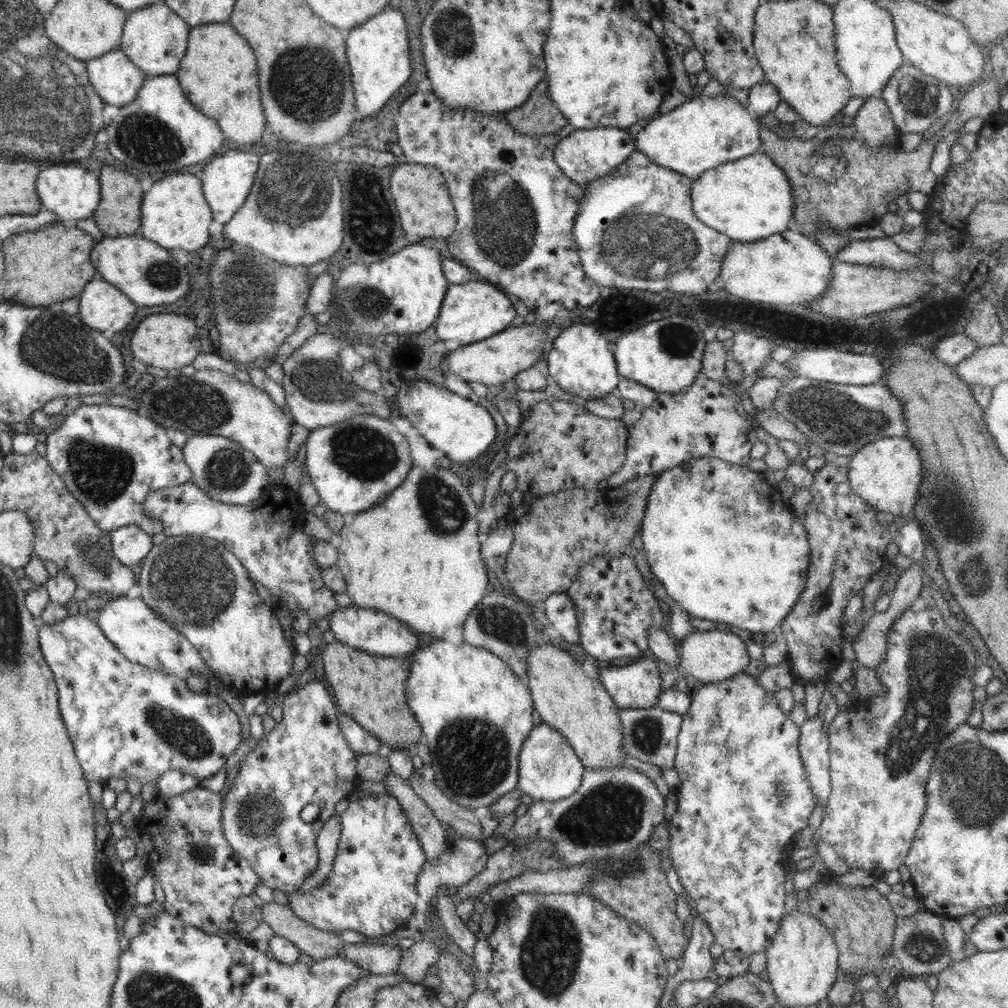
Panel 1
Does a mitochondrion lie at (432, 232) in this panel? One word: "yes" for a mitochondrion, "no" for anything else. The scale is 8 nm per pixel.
no

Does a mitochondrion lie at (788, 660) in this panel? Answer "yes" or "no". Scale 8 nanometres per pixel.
no

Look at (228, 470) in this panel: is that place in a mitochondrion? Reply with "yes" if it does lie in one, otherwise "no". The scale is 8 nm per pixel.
yes

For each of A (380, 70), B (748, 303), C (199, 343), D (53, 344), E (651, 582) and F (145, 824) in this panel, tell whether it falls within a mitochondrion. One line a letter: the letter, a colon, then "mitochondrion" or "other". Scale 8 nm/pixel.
A: other
B: other
C: other
D: mitochondrion
E: other
F: other

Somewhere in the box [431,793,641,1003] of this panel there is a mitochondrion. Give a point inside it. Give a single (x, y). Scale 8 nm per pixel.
(550, 954)

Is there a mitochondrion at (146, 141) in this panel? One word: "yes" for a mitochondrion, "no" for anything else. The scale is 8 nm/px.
yes

